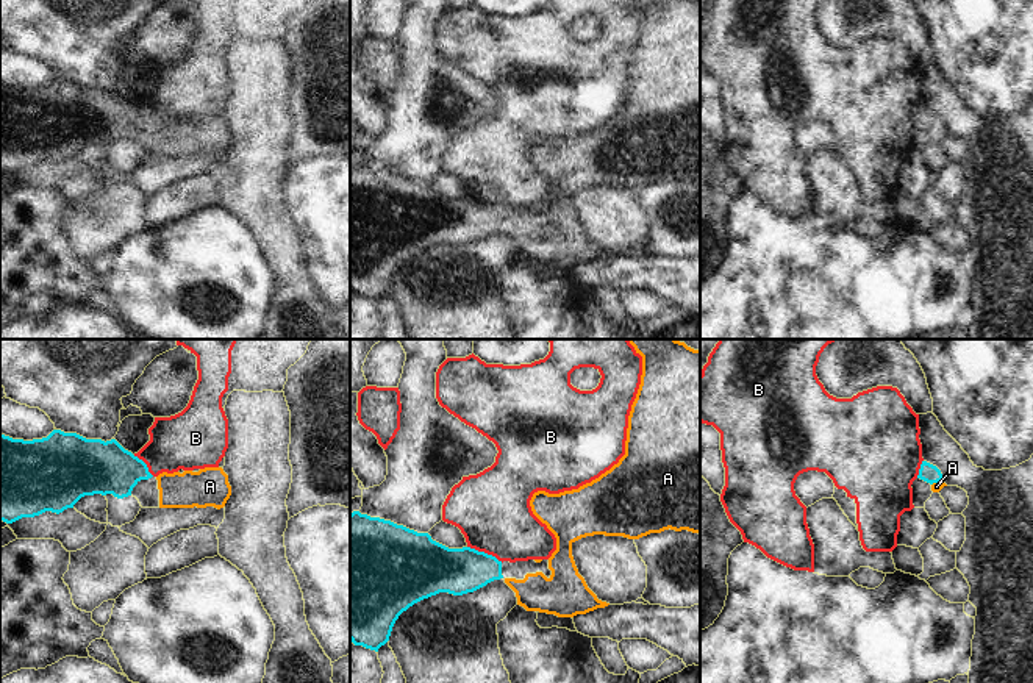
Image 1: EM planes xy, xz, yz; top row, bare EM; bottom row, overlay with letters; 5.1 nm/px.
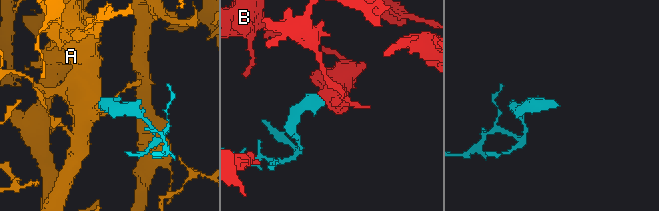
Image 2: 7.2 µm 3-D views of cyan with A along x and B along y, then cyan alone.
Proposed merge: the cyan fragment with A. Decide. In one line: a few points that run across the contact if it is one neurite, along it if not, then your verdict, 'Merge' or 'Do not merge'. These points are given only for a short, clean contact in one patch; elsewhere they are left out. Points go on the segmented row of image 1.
Line: yz (927, 472), (935, 482), (936, 486). Merge

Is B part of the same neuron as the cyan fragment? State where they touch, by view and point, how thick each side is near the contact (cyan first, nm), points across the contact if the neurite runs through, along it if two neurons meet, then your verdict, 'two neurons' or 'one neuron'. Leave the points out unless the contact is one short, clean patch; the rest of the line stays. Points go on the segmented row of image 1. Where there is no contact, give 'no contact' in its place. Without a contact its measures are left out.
xz (483, 552) | 240/380 nm | along xz (468, 546), (491, 554), (502, 561) | two neurons

